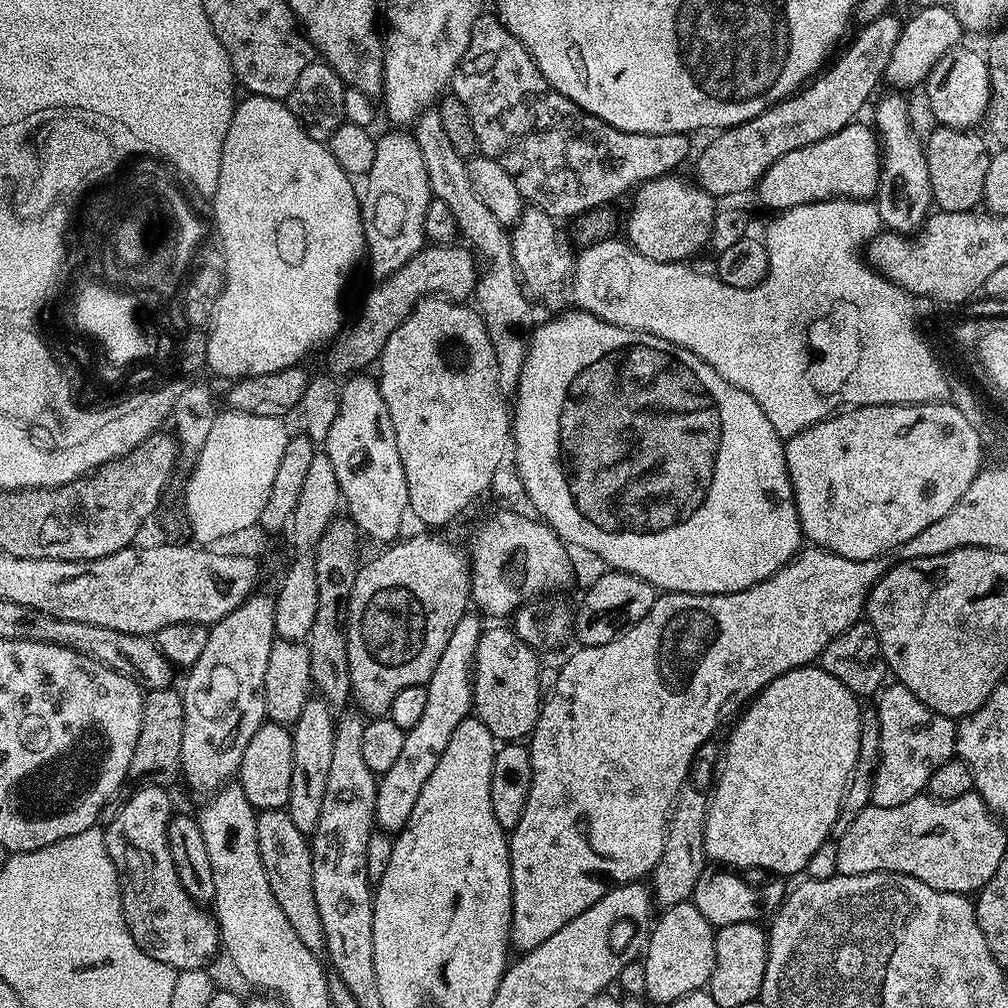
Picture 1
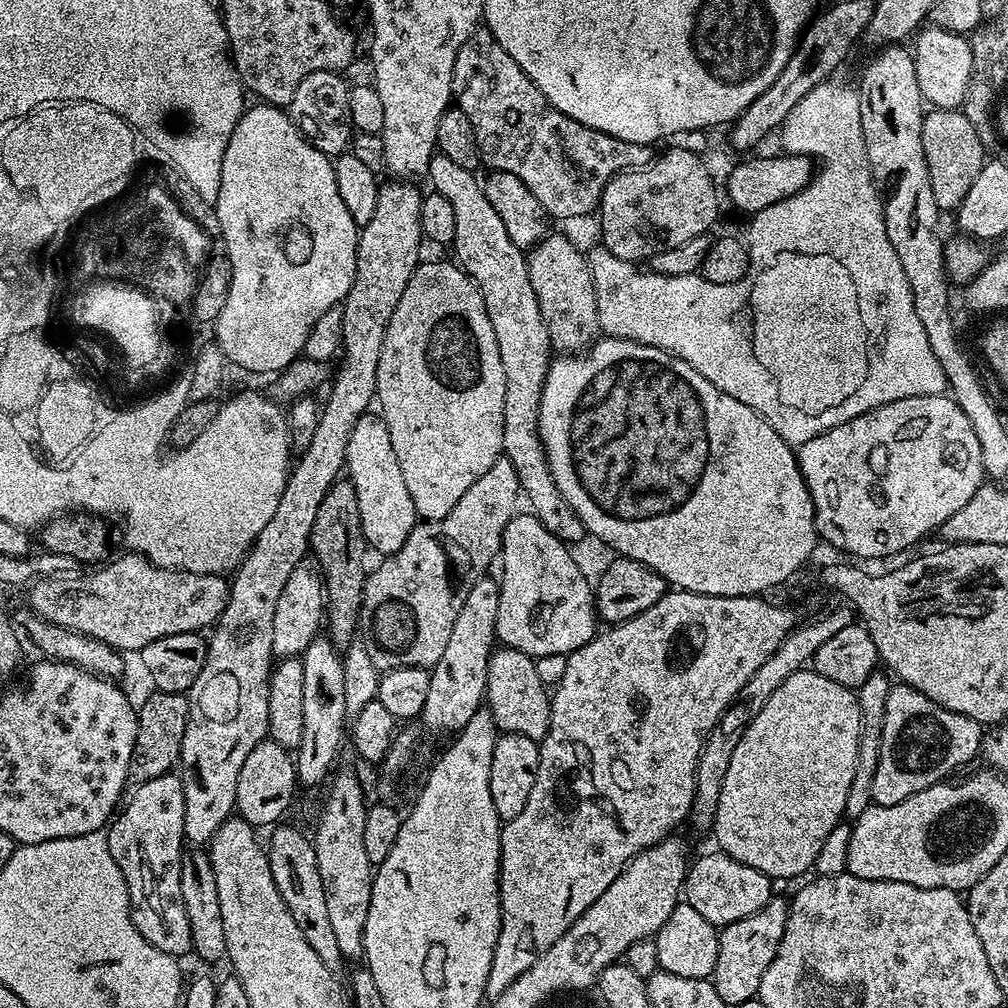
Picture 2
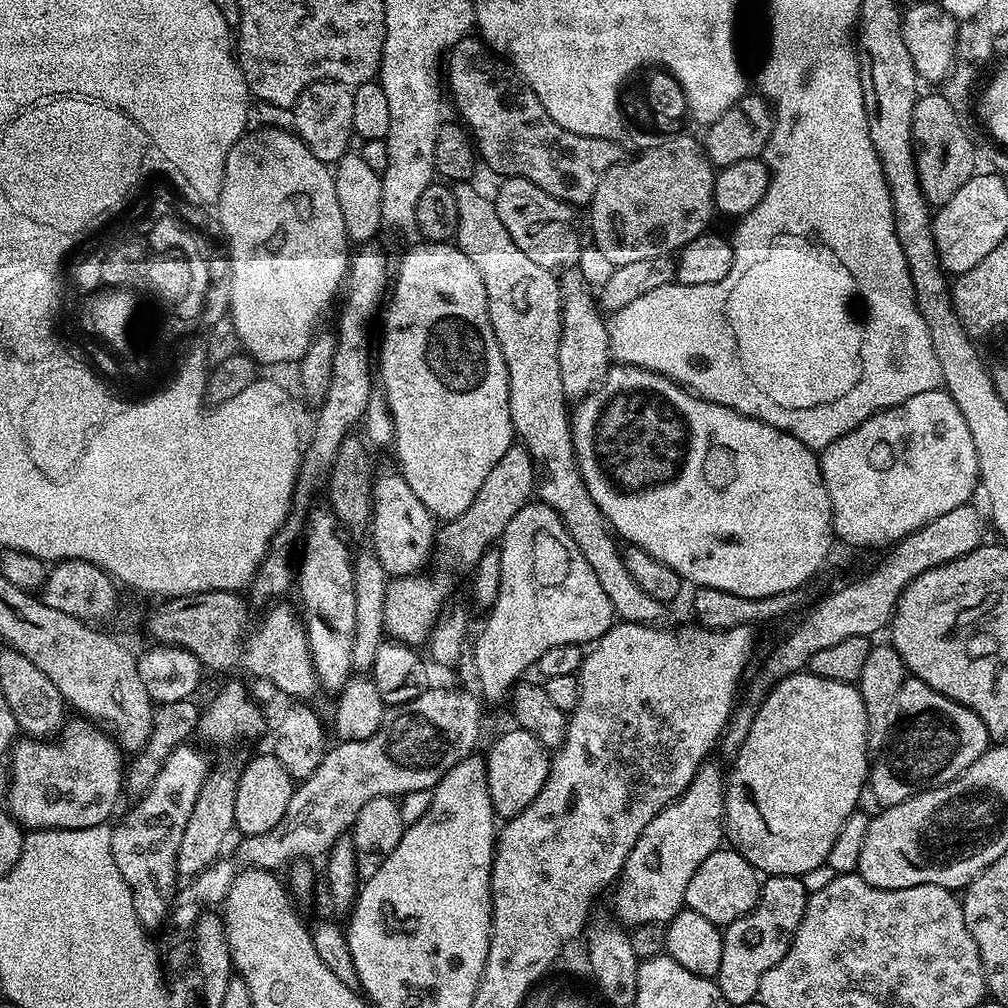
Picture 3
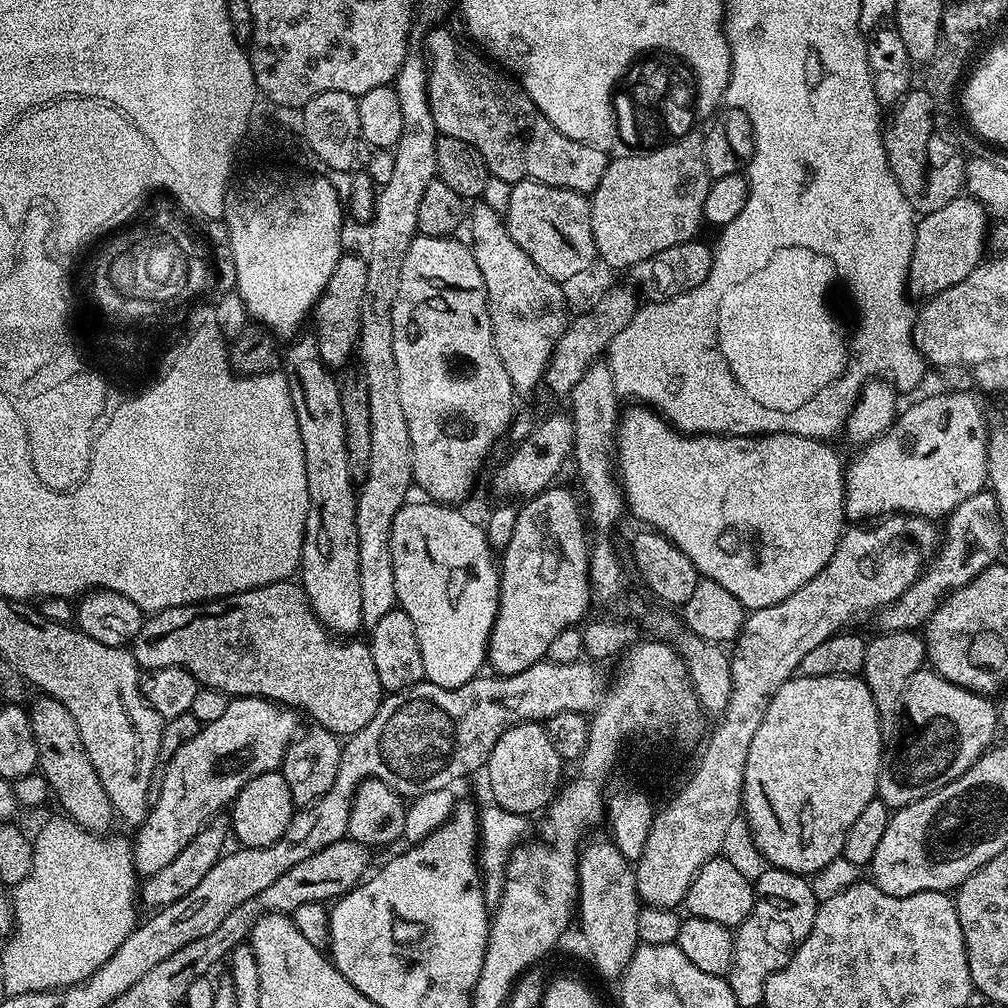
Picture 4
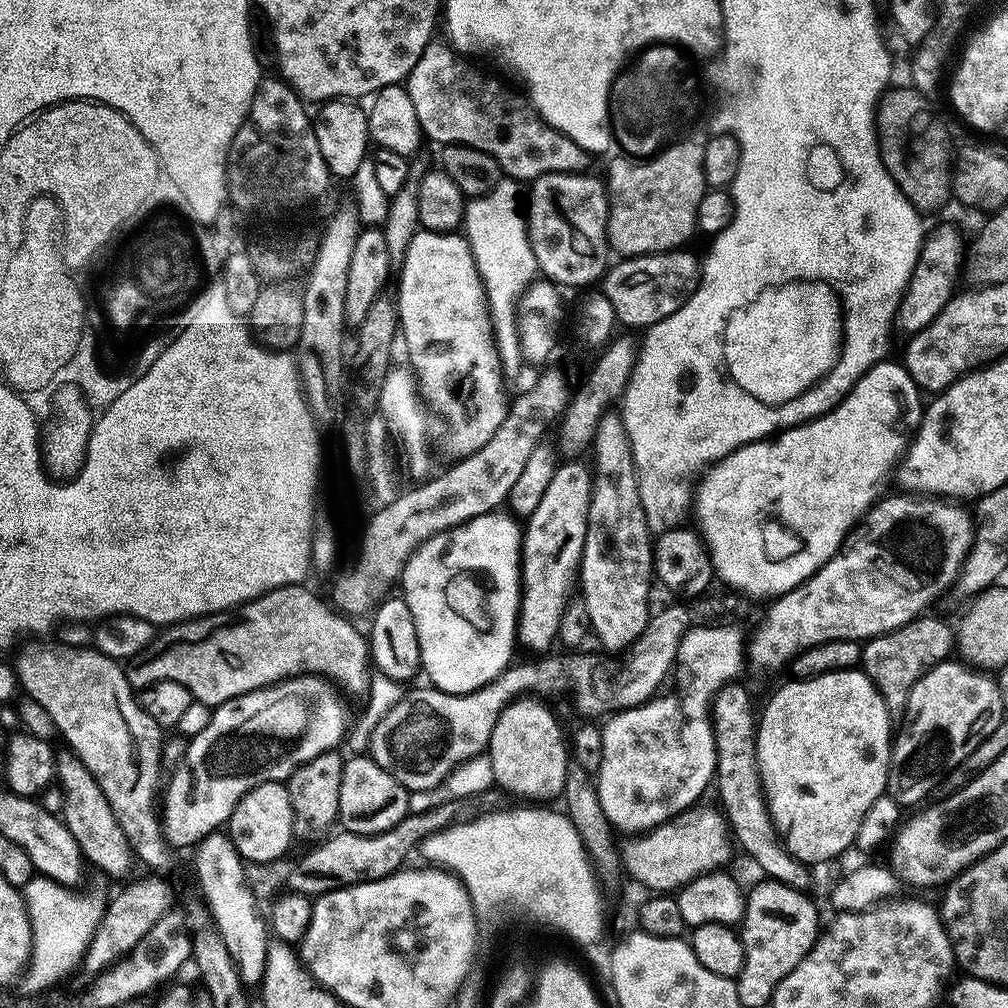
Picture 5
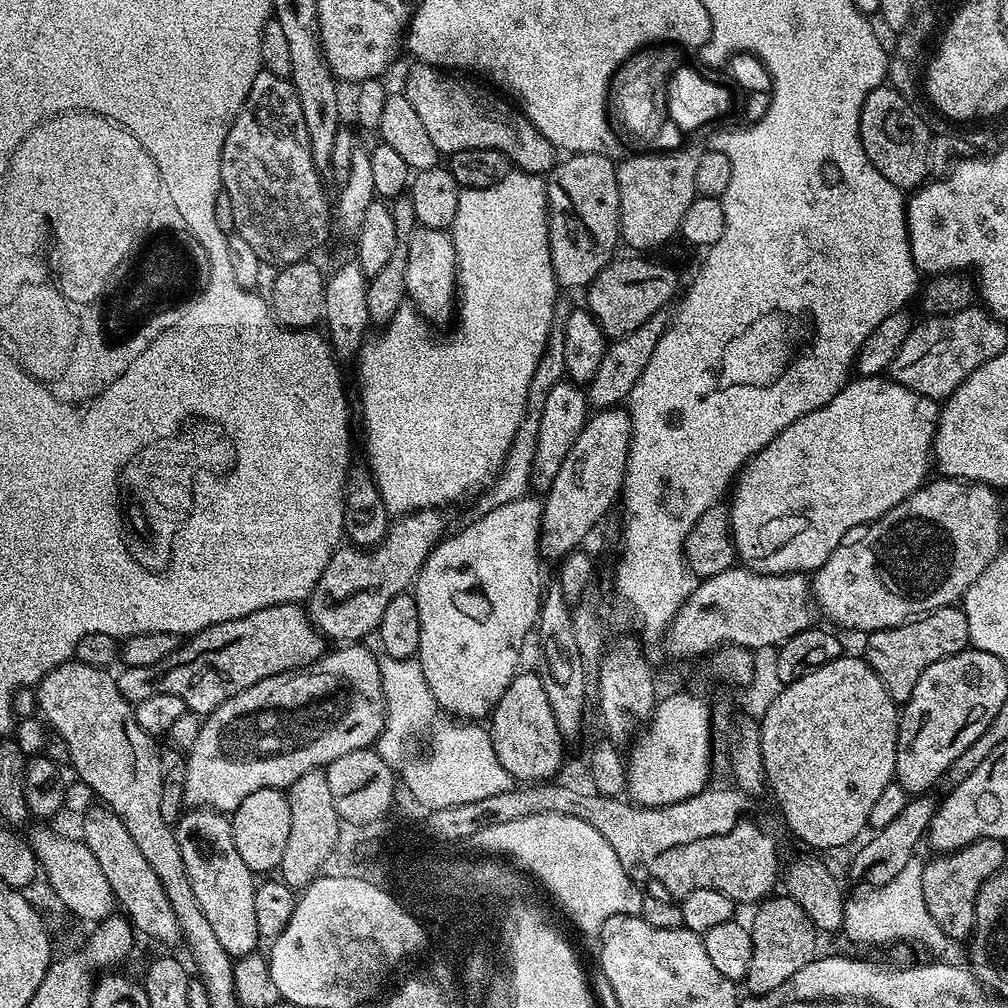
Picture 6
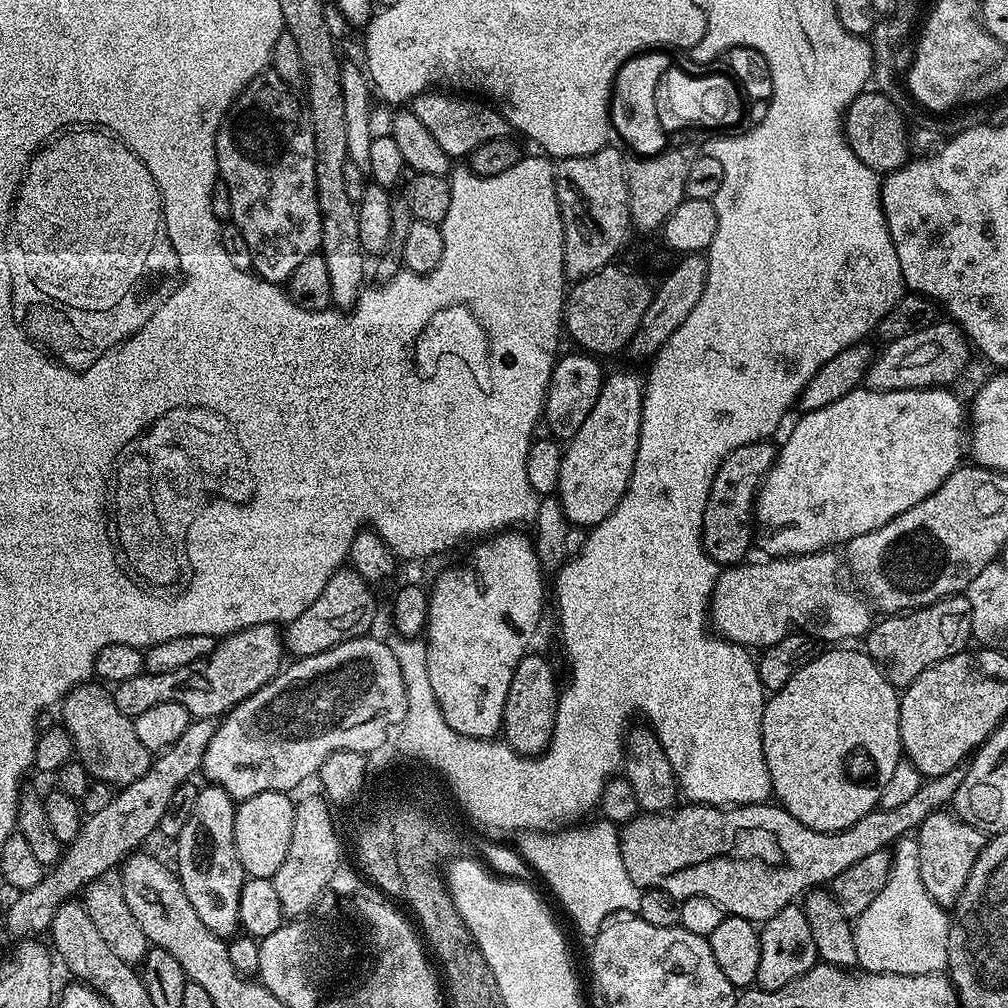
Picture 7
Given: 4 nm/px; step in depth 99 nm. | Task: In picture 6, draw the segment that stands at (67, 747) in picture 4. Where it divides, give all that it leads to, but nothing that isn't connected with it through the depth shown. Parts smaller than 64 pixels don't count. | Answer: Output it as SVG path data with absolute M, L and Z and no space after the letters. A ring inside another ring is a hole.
M93 806L84 813L82 823L84 845L90 854L94 854L94 858L98 858L98 866L102 866L102 874L106 874L110 882L110 890L116 896L117 905L131 920L135 931L145 932L150 939L161 940L164 944L179 941L182 933L174 914L174 906L170 906L170 898L166 896L158 874L154 874L150 862L142 858L142 850L138 850L134 838L130 838L130 830L126 830L120 817L107 806Z

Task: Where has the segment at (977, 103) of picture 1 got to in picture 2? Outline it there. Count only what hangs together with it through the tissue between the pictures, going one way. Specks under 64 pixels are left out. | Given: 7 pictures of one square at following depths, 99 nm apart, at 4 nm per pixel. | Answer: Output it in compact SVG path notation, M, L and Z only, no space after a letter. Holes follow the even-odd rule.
M924 26L915 33L916 48L912 61L918 74L918 90L932 108L959 109L971 86L972 46L967 35Z

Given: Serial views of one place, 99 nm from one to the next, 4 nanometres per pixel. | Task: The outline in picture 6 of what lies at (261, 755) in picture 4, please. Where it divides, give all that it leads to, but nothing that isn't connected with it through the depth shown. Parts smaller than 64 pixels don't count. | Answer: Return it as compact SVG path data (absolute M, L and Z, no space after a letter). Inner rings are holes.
M352 642L347 646L337 647L340 648L337 652L329 651L309 668L266 678L242 690L234 698L222 702L222 706L218 706L213 712L207 713L205 720L208 721L201 726L200 733L197 734L196 741L193 742L192 749L189 750L188 758L186 758L185 805L193 809L210 808L213 812L231 814L235 808L242 806L246 794L254 794L254 790L263 788L286 790L294 781L302 778L302 774L306 774L312 768L320 768L327 765L329 761L342 758L344 754L350 754L351 751L359 748L372 748L384 728L386 715L384 691L382 690L382 674L378 670L376 661L377 653L363 648L362 645L364 644L360 642ZM296 688L304 688L304 692L308 692L308 696L304 696L304 704L312 704L312 708L304 708L304 712L296 712L296 720L300 720L300 716L308 716L308 712L312 712L312 716L324 716L324 712L332 716L332 720L324 724L324 740L328 740L328 744L324 744L324 748L308 748L308 752L292 752L292 756L288 756L288 752L276 752L276 756L268 756L268 760L252 760L252 752L264 752L264 748L256 748L256 744L248 744L248 748L244 748L244 732L248 732L248 740L252 740L252 712L256 712L256 708L264 712L264 700L268 700L272 708L280 708L280 712L284 712L284 708L292 708L292 704L300 704L300 700L292 700L292 692L296 692ZM324 700L328 700L328 708L320 708ZM244 716L248 716L248 720L244 720ZM244 724L248 724L248 728L244 728Z

